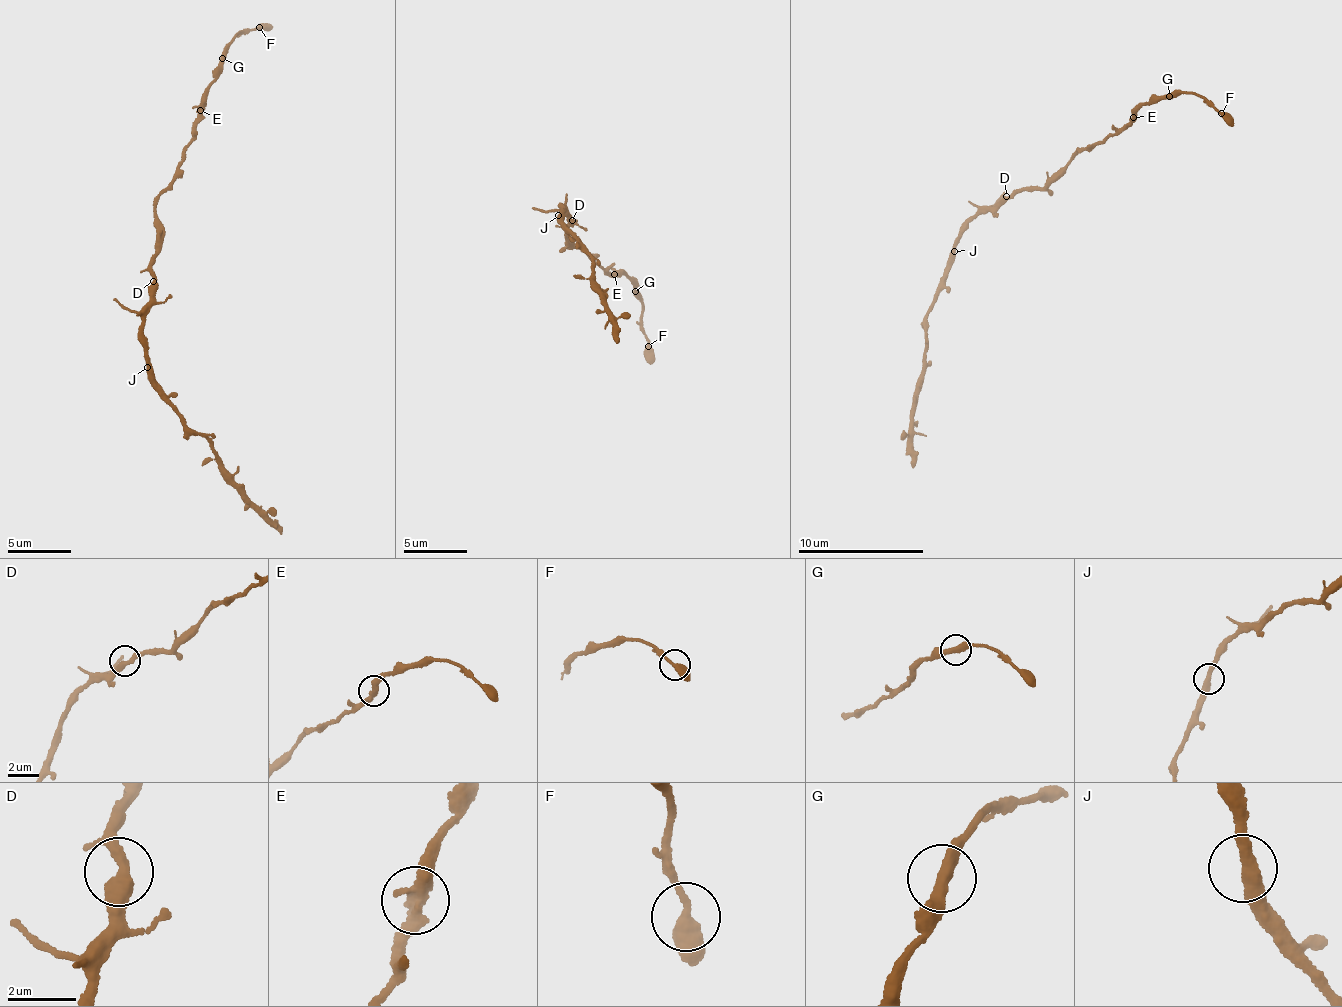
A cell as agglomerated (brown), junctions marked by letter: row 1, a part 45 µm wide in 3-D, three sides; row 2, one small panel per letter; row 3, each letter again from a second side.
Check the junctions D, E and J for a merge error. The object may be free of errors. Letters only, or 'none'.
none

